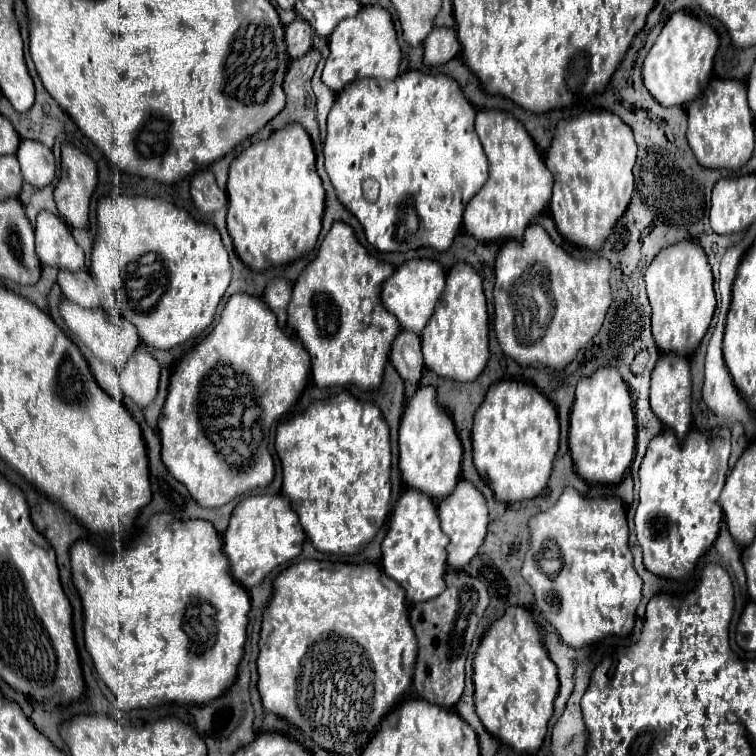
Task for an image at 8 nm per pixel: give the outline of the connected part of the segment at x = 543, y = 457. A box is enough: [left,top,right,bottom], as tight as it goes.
[472,380,560,502]

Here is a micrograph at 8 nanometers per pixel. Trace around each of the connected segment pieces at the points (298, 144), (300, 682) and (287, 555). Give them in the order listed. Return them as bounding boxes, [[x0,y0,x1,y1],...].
[[228,122,324,270],[258,560,416,754],[224,496,306,588]]

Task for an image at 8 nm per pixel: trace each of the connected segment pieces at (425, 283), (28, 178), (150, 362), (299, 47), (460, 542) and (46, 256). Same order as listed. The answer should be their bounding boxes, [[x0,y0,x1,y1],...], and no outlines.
[[380,260,446,334],[16,140,56,188],[120,350,160,408],[286,18,314,58],[438,478,488,570],[36,212,84,270]]

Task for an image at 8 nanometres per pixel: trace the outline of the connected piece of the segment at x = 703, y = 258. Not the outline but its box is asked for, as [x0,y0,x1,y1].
[644,240,716,356]

